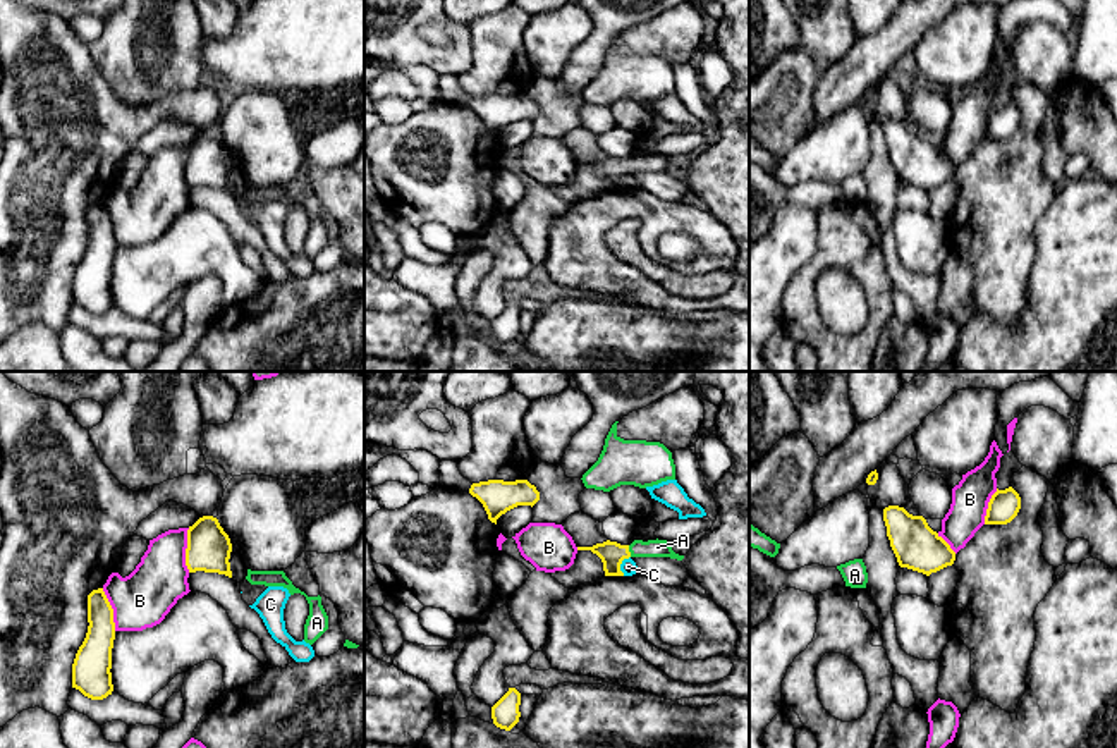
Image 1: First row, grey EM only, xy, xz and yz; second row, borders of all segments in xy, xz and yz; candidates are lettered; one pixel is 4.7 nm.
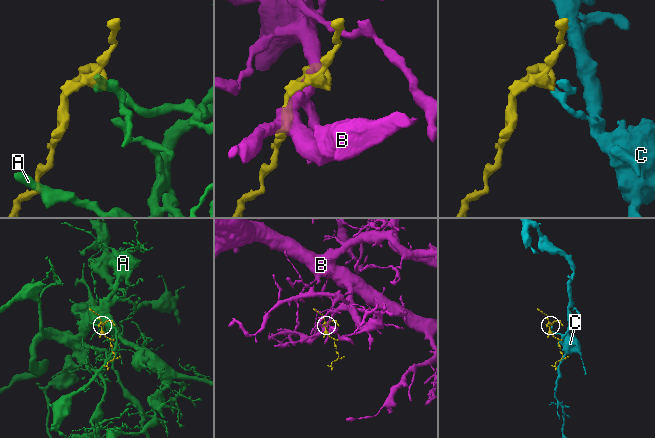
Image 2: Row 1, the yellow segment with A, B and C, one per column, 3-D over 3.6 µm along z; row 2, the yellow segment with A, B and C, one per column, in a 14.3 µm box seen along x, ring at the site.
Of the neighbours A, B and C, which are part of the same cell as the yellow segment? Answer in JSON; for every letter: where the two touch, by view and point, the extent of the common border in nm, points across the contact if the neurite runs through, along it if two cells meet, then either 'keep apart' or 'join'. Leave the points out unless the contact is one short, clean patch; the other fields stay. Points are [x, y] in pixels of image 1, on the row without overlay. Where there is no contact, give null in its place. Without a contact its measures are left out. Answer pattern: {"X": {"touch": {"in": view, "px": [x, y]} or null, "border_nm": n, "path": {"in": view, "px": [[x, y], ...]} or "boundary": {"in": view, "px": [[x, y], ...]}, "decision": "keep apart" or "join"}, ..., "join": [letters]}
{"A": {"touch": {"in": "xz", "px": [628, 165]}, "border_nm": 60, "path": {"in": "xz", "px": [[612, 169], [628, 165], [657, 162]]}, "decision": "join"}, "B": {"touch": {"in": "xy", "px": [186, 165]}, "border_nm": 200, "decision": "keep apart"}, "C": {"touch": {"in": "xz", "px": [621, 177]}, "border_nm": 100, "boundary": {"in": "xz", "px": [[629, 171], [621, 179], [622, 190]]}, "decision": "keep apart"}, "join": ["A"]}

